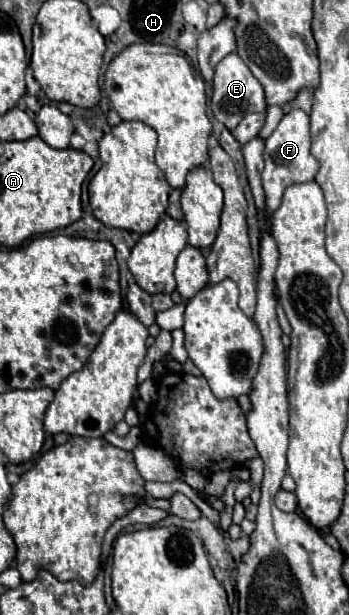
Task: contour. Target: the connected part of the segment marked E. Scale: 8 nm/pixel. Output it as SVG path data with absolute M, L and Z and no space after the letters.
M230 53L226 55L218 65L216 65L216 73L214 73L214 91L212 91L212 113L214 117L224 123L230 131L240 123L240 119L248 113L256 113L256 111L266 111L266 103L264 103L264 89L258 83L258 79L250 73L248 65L236 55Z

